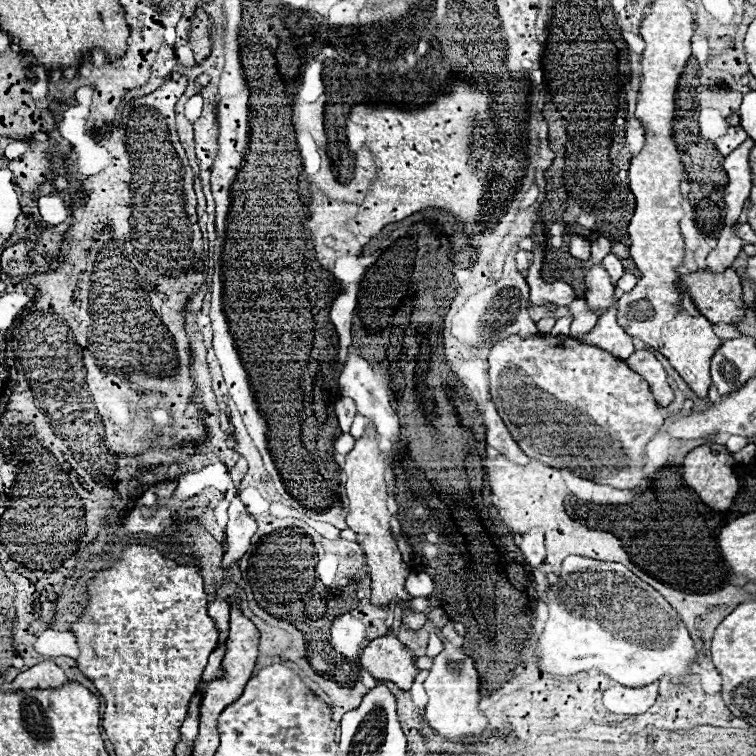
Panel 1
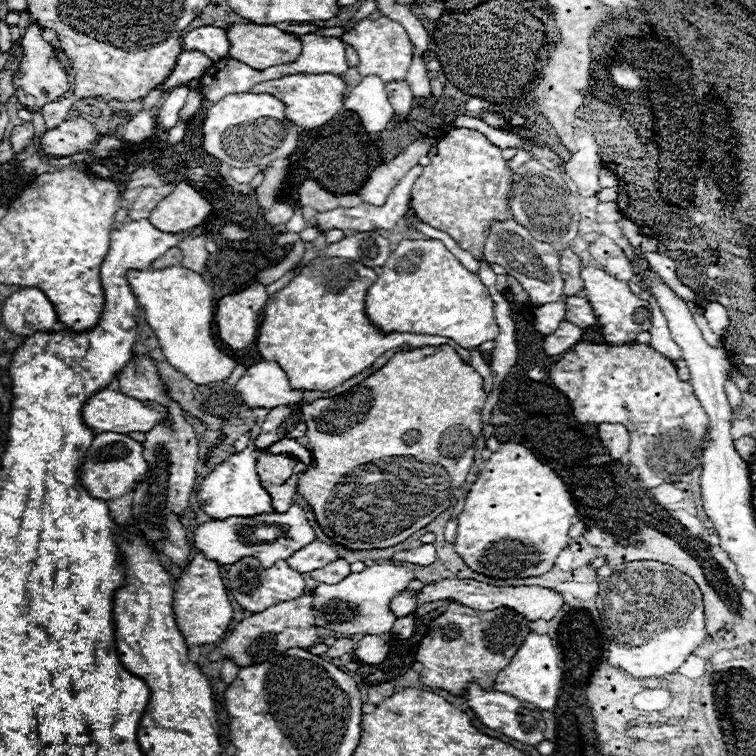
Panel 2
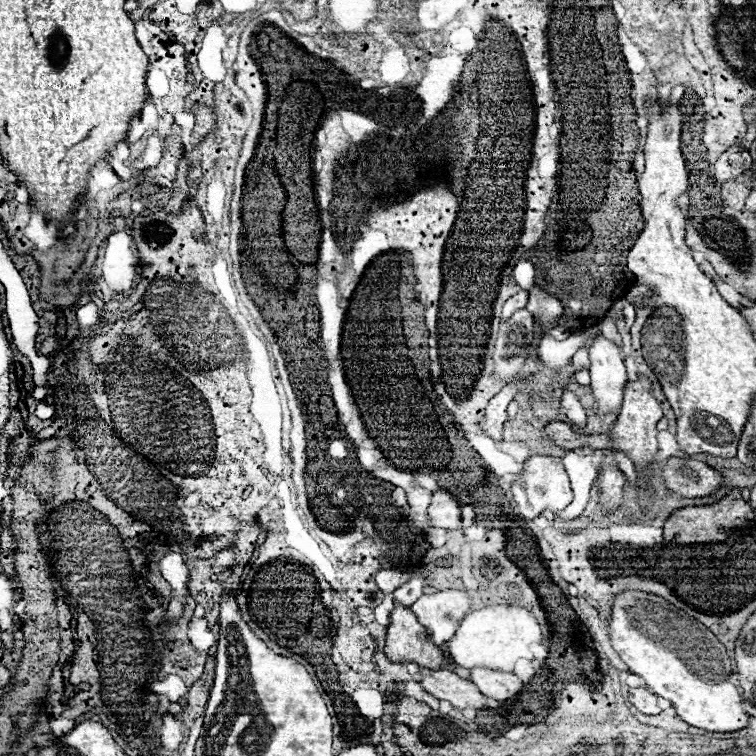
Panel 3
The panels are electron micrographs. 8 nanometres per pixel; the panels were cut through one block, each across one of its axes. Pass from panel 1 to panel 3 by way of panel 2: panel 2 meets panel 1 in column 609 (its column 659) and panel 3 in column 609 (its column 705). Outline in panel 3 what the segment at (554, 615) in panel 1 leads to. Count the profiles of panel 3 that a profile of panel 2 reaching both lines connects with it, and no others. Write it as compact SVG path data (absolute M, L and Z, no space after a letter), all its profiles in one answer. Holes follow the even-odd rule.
M622 590L614 596L610 608L608 636L630 672L640 676L652 694L670 700L686 724L708 732L746 728L748 714L742 708L744 698L728 682L734 668L732 658L700 620L656 594Z

